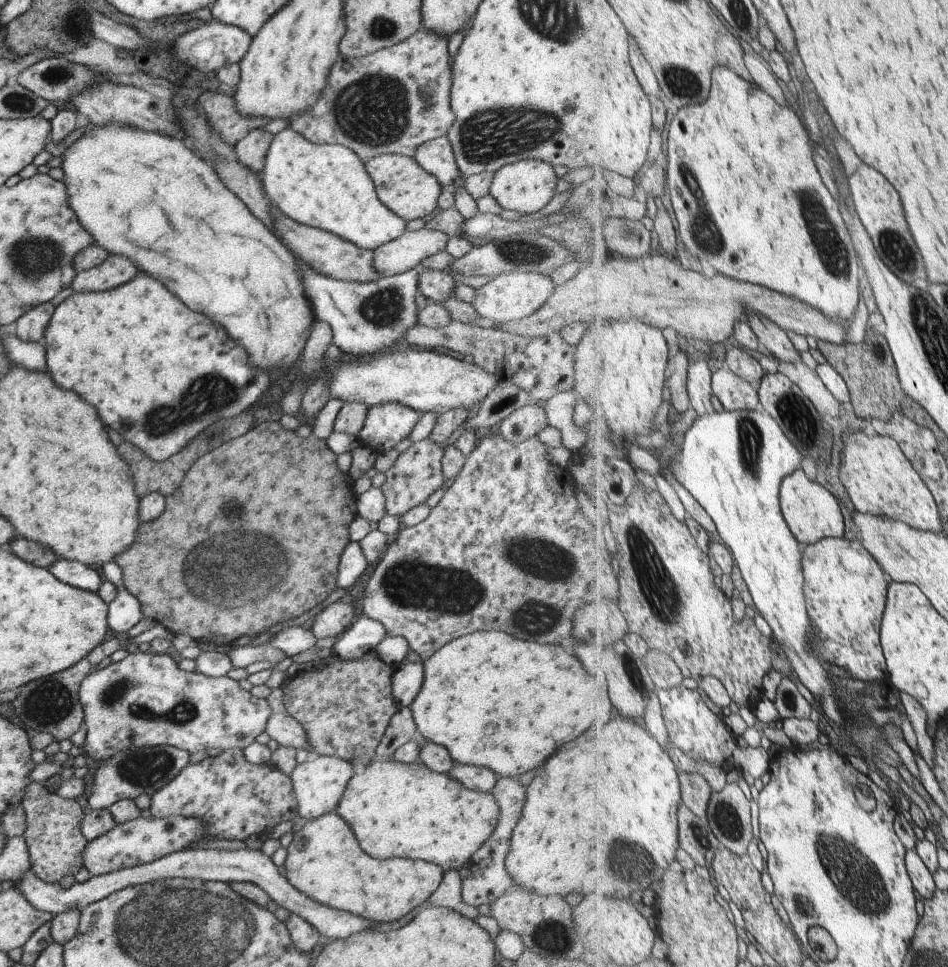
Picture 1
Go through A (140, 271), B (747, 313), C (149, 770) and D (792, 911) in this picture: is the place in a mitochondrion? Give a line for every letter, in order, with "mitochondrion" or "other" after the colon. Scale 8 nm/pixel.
A: other
B: other
C: mitochondrion
D: other

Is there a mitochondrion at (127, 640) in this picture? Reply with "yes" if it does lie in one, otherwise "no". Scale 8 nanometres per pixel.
no

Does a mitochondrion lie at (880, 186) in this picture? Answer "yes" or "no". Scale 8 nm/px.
no

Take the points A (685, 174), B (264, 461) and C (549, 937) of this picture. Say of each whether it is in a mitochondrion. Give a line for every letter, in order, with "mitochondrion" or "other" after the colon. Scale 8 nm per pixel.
A: mitochondrion
B: other
C: mitochondrion

